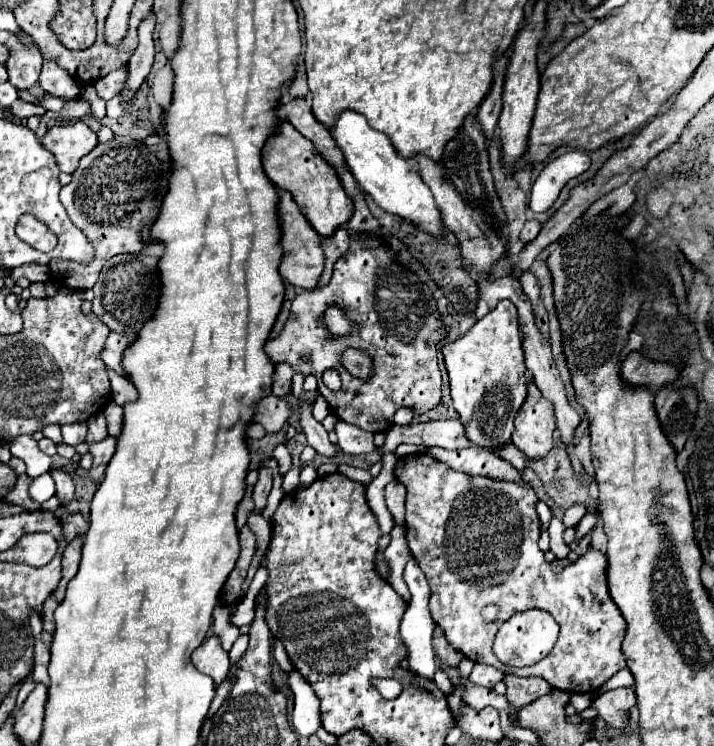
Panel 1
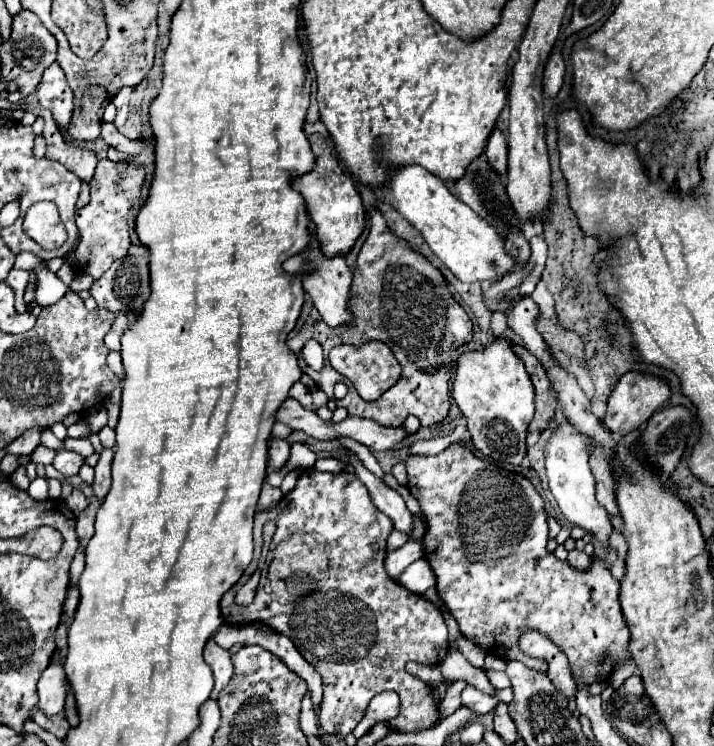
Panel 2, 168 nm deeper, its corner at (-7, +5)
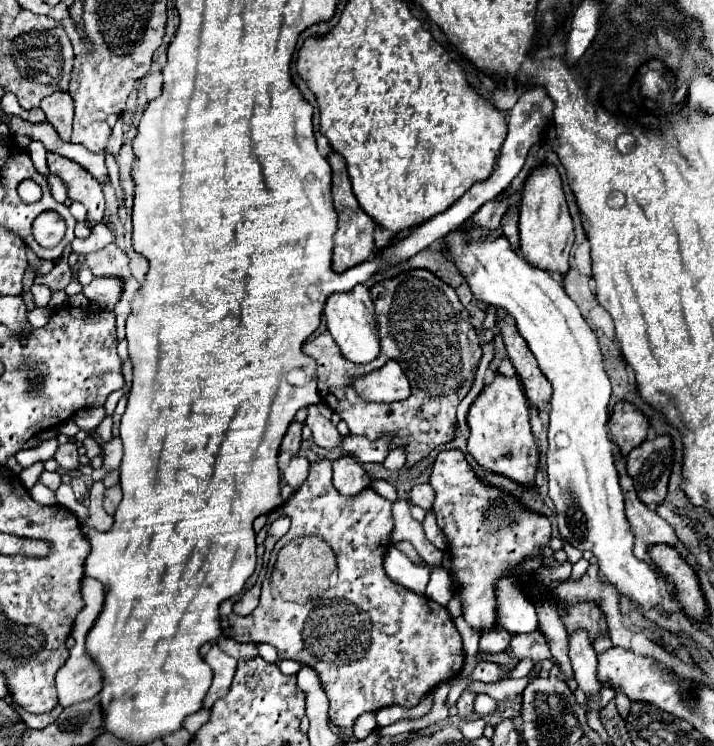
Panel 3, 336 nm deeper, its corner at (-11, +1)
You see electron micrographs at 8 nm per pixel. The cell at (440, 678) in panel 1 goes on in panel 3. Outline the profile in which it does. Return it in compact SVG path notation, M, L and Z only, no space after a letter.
M479 693L479 695L475 697L475 713L477 713L477 715L485 717L485 715L491 715L495 709L497 709L497 701L491 699L489 695Z

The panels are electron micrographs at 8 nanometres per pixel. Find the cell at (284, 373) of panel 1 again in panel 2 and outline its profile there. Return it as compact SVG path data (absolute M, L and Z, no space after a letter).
M295 383L293 387L291 387L291 391L289 391L289 395L293 397L293 399L297 399L305 409L313 409L313 399L311 399L311 393L309 393L309 389L303 385L303 383Z

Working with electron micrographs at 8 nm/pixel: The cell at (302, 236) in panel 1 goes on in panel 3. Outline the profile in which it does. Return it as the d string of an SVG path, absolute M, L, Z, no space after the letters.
M357 285L357 289L349 293L333 293L325 301L325 317L327 329L333 335L335 343L339 345L343 357L353 363L369 363L379 355L379 337L377 337L377 323L373 315L373 301L365 285Z

